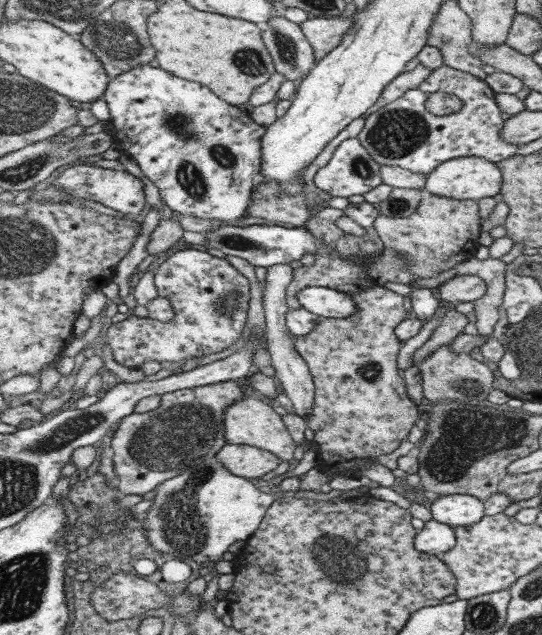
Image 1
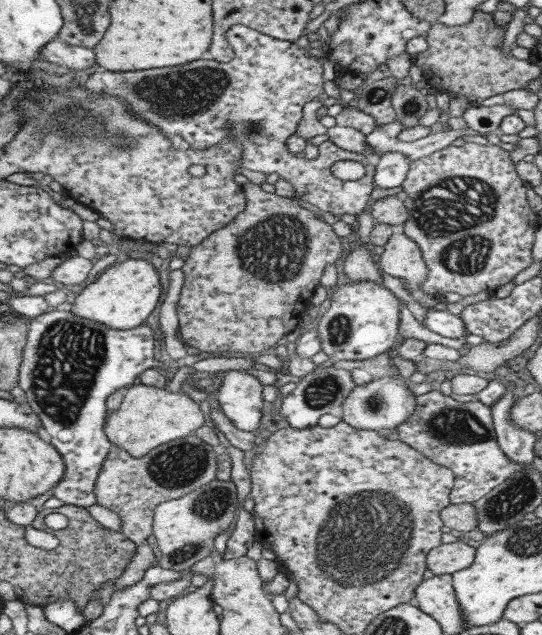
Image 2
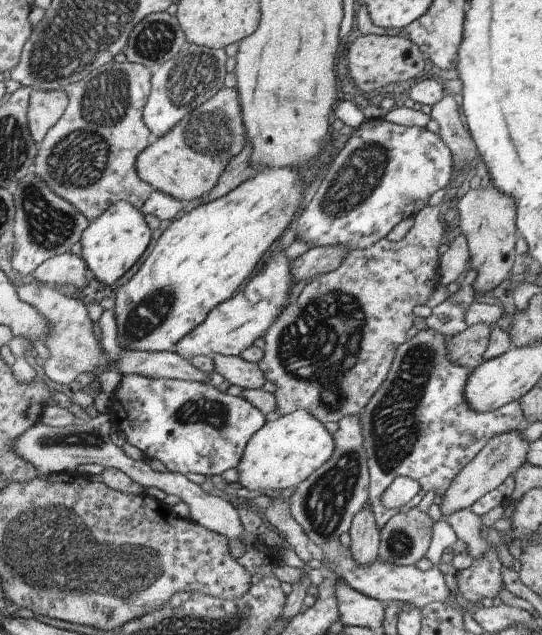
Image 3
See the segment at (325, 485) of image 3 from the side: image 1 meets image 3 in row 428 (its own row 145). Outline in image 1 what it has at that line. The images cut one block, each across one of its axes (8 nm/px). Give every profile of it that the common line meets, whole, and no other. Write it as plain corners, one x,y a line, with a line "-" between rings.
347,138
337,145
325,166
315,172
312,180
319,190
327,192
329,196
347,198
353,194
365,194
381,184
379,167
380,165
369,156
356,138

